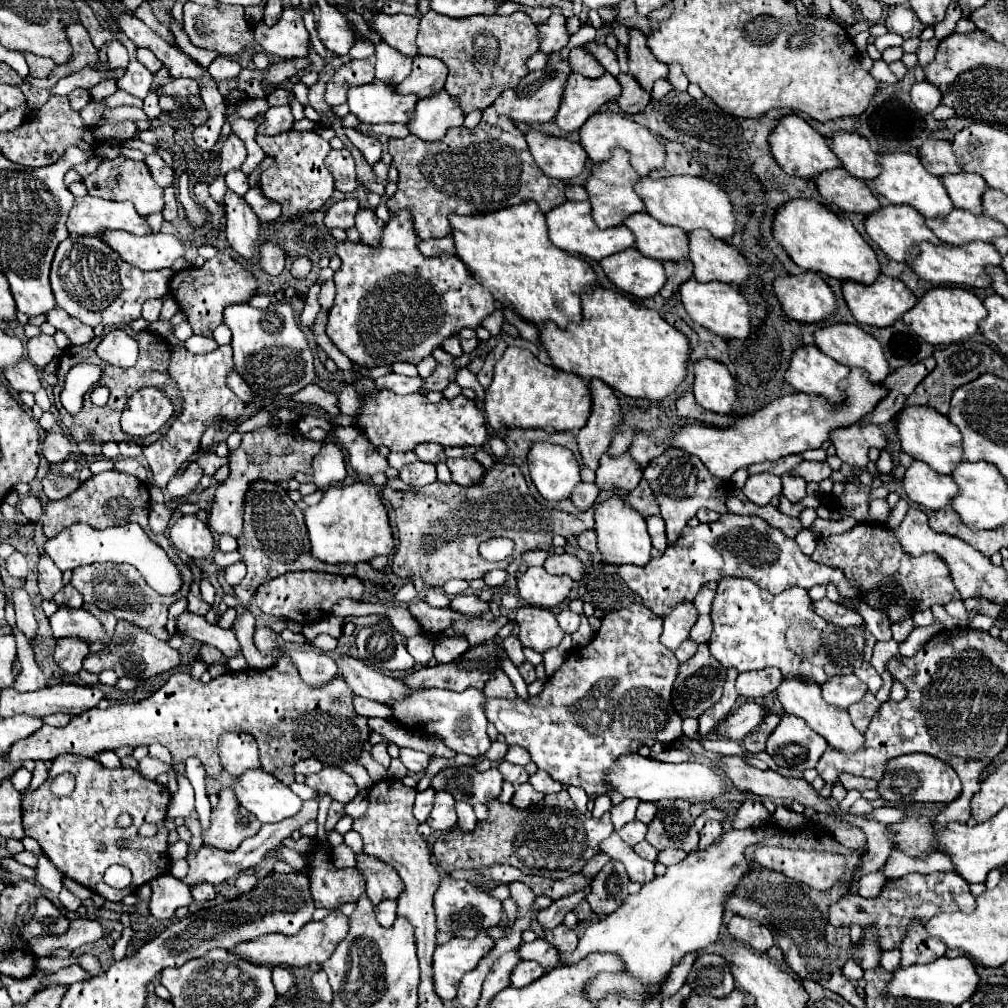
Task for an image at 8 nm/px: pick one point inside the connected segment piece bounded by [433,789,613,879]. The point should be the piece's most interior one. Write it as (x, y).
(554, 839)

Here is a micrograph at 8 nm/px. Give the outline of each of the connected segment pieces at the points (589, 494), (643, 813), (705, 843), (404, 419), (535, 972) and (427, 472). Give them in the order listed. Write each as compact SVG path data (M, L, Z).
M579 483L577 489L573 489L571 501L577 505L579 511L583 511L583 509L587 509L589 505L593 505L593 501L595 501L597 495L599 495L597 483Z
M639 803L637 807L637 819L643 823L651 823L657 815L657 805L655 803Z
M709 819L709 821L705 823L705 827L703 827L703 831L699 833L699 835L701 835L701 839L699 839L699 849L707 849L711 843L715 843L715 841L721 837L721 833L723 833L723 825L721 825L719 821Z
M381 389L363 397L357 427L375 447L387 445L391 451L409 451L419 443L439 443L443 447L481 447L487 439L481 409L475 405L475 401L463 395L455 397L453 401L441 399L439 403L431 403L425 393L411 393L403 397L389 389Z
M521 961L515 965L511 973L511 987L525 987L539 979L545 973L545 969L533 961Z
M415 461L415 463L409 463L405 467L399 469L399 479L407 485L413 485L413 487L423 487L423 485L429 485L437 479L437 473L435 473L435 465L431 463L421 463L421 461Z

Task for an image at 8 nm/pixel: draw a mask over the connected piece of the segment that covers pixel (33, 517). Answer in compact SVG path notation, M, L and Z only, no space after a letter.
M27 495L27 497L23 497L19 501L19 511L23 513L25 519L29 519L31 523L35 523L35 521L39 521L39 517L43 513L43 505L41 505L41 501L37 497Z

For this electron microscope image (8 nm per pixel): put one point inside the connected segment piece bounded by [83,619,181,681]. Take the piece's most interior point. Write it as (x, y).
(146, 657)

